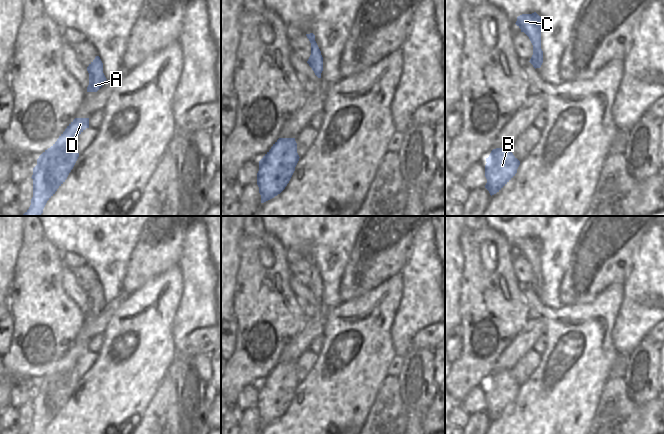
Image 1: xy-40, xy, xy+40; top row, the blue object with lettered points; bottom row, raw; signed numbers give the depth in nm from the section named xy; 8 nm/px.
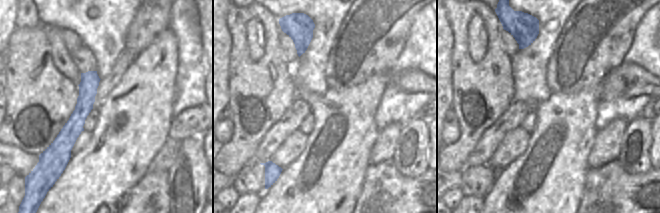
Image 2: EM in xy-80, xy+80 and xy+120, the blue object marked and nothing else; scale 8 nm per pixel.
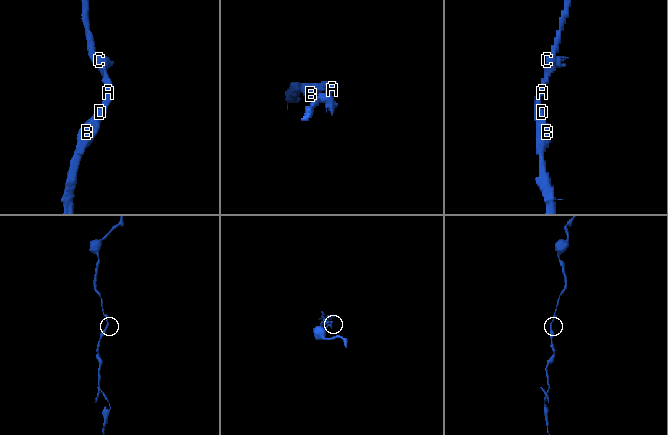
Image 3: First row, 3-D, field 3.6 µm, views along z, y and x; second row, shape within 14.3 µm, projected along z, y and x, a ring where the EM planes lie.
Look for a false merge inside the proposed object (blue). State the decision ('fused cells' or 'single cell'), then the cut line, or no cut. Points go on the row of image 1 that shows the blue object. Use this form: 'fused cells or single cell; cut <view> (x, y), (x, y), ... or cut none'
single cell; cut none

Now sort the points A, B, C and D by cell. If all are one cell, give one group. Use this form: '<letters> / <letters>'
A B C D

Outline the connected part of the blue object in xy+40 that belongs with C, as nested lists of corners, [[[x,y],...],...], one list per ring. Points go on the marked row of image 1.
[[[536,12],[518,16],[515,23],[521,29],[521,32],[529,37],[533,45],[533,55],[529,62],[535,69],[540,68],[543,63],[543,51],[541,49],[542,23],[541,17]]]

